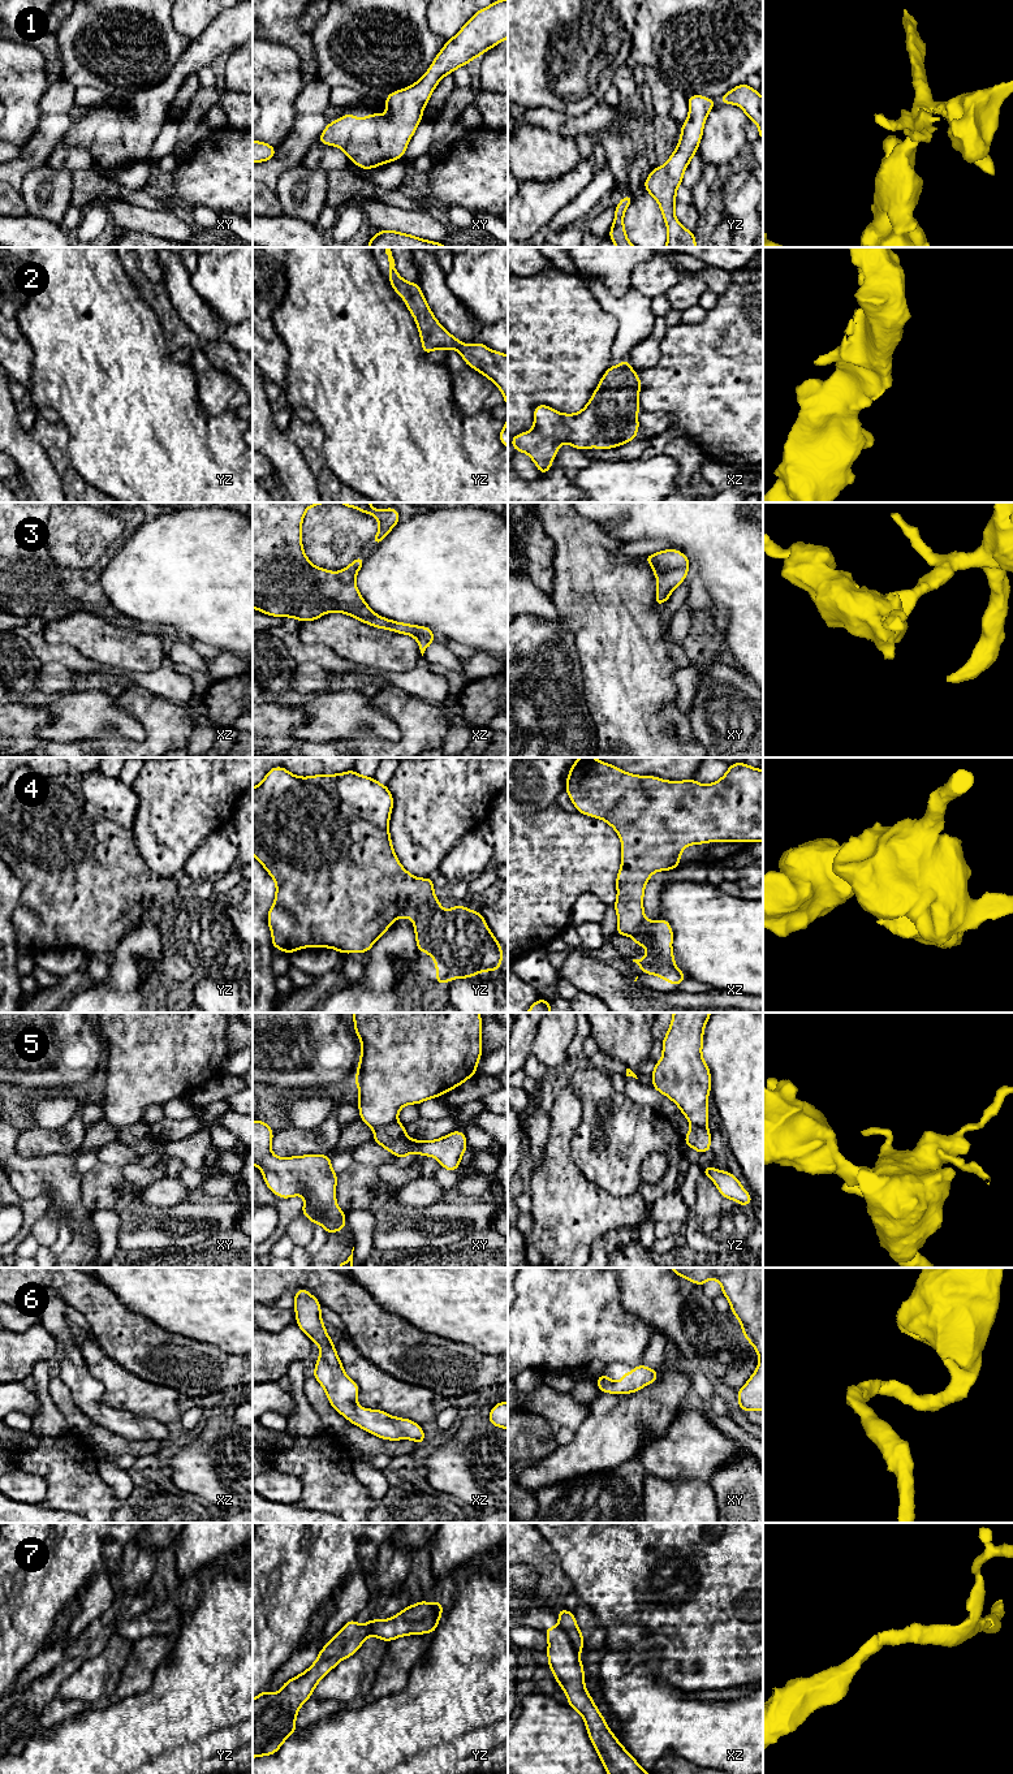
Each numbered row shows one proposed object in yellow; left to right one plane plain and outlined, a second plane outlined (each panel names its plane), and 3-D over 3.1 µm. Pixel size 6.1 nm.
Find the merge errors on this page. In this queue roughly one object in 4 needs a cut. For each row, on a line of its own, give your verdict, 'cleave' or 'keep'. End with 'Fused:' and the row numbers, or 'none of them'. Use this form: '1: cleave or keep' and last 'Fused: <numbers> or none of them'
1: keep
2: keep
3: keep
4: cleave
5: cleave
6: keep
7: cleave
Fused: 4, 5, 7

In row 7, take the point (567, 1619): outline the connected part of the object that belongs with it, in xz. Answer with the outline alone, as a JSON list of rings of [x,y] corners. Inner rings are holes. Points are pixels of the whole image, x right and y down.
[[[560,1609],[557,1611],[559,1614],[559,1623],[560,1627],[566,1632],[566,1635],[570,1639],[570,1644],[577,1654],[579,1654],[583,1650],[583,1635],[579,1631],[576,1617],[573,1613],[568,1611],[566,1609]]]

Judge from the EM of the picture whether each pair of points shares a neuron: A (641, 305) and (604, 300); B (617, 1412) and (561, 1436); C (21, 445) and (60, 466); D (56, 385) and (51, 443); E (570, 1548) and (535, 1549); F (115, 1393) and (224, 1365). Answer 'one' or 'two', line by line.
A: one
B: two
C: two
D: two
E: two
F: two

